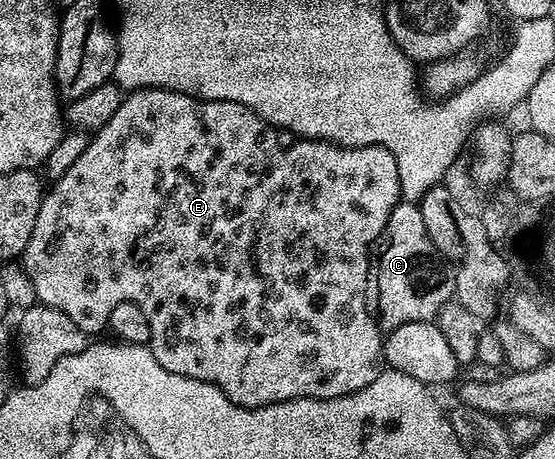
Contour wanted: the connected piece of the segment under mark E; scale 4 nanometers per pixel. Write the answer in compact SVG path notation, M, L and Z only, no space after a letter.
M144 87L138 91L130 91L124 96L115 109L111 121L103 125L103 129L92 132L87 149L83 149L81 156L63 173L63 177L52 180L53 188L46 190L41 197L39 213L35 217L35 229L31 229L31 237L27 241L23 252L23 262L31 282L35 284L38 304L53 307L60 313L65 313L89 337L97 337L109 326L111 309L123 301L131 301L147 313L147 321L151 321L151 337L148 346L153 351L155 361L163 365L171 373L179 373L183 377L191 377L195 381L207 381L215 385L229 400L240 407L266 407L272 403L282 403L292 399L334 399L355 393L380 375L383 370L383 332L377 326L373 316L369 314L365 304L365 290L367 289L367 277L369 276L369 260L377 238L383 233L383 225L387 225L387 217L395 205L402 202L401 189L399 187L399 165L395 165L395 157L385 147L379 145L367 145L366 147L341 147L338 143L329 143L326 139L301 139L291 144L288 148L279 147L276 141L276 130L270 127L265 120L260 119L247 105L239 105L235 101L211 101L210 99L197 99L194 95L184 95L178 91L168 91L158 87Z

